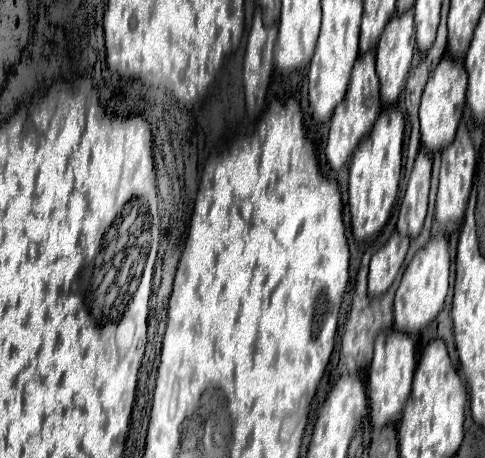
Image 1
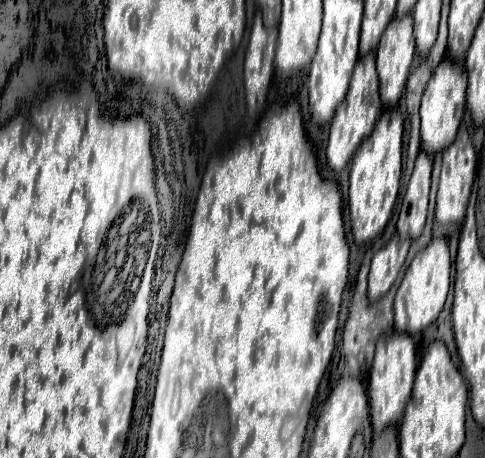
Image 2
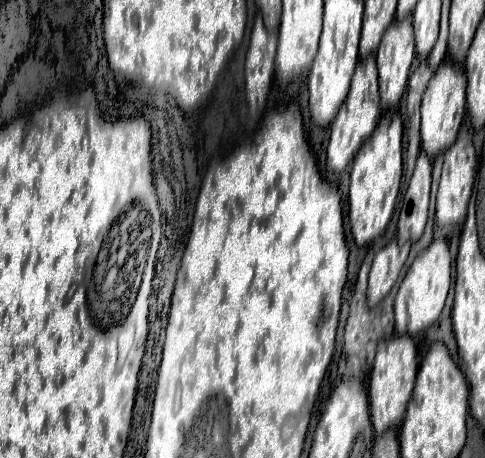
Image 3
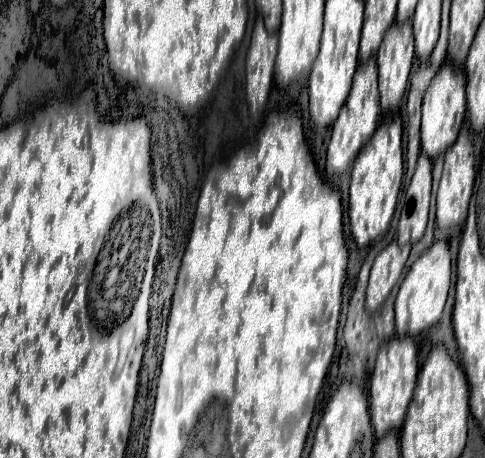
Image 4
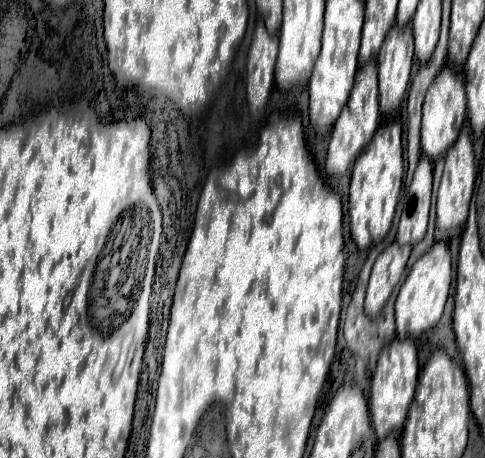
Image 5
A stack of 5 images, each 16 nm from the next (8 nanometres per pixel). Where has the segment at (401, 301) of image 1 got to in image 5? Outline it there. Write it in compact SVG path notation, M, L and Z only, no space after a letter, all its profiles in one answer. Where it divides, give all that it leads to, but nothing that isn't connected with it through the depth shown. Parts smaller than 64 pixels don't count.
M438 240L434 242L434 246L422 254L412 270L408 272L398 298L396 298L396 334L400 338L418 338L424 330L432 328L442 312L444 312L444 304L448 298L448 290L450 290L450 280L452 280L452 260L450 260L450 252L446 242Z

